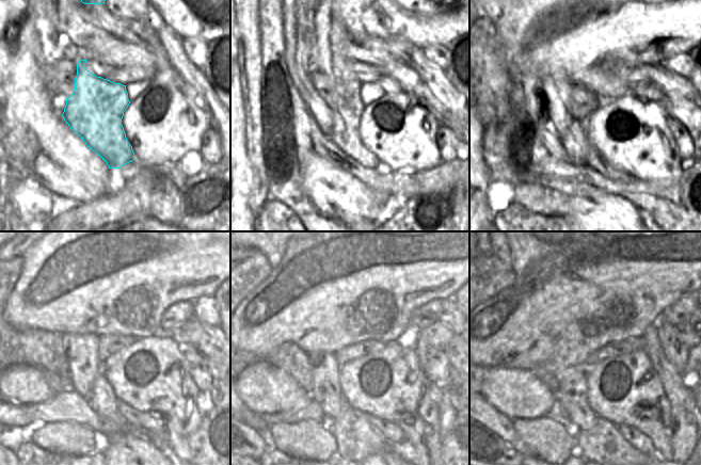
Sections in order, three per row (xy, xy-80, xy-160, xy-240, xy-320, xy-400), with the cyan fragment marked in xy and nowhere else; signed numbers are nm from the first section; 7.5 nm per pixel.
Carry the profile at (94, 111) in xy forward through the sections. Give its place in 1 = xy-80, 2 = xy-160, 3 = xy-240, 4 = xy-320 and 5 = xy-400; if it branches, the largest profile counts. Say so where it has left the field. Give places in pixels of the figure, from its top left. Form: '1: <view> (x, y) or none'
1: xy-80 (332, 39)
2: xy-160 (594, 159)
3: xy-240 (153, 423)
4: xy-320 (391, 432)
5: xy-400 (637, 439)

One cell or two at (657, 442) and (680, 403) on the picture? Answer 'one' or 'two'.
two

